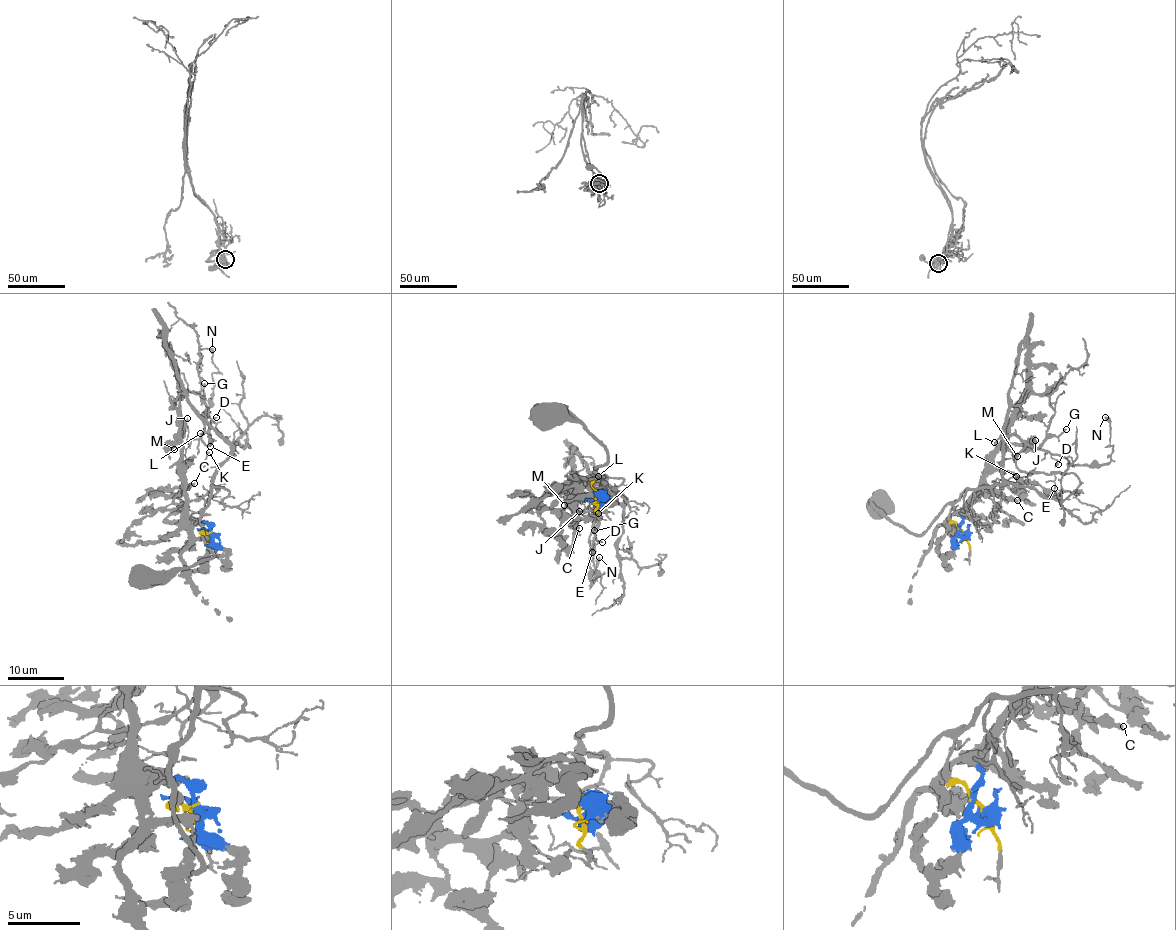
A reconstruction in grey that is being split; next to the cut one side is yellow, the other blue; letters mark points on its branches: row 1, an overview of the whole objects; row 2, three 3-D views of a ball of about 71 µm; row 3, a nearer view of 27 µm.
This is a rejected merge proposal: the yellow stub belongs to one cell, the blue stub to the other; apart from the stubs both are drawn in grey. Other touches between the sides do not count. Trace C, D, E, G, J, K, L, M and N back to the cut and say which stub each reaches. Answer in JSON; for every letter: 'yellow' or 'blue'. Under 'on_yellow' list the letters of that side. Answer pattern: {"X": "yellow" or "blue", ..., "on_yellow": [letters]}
{"C": "blue", "D": "yellow", "E": "yellow", "G": "yellow", "J": "blue", "K": "yellow", "L": "yellow", "M": "blue", "N": "yellow", "on_yellow": ["D", "E", "G", "K", "L", "N"]}

